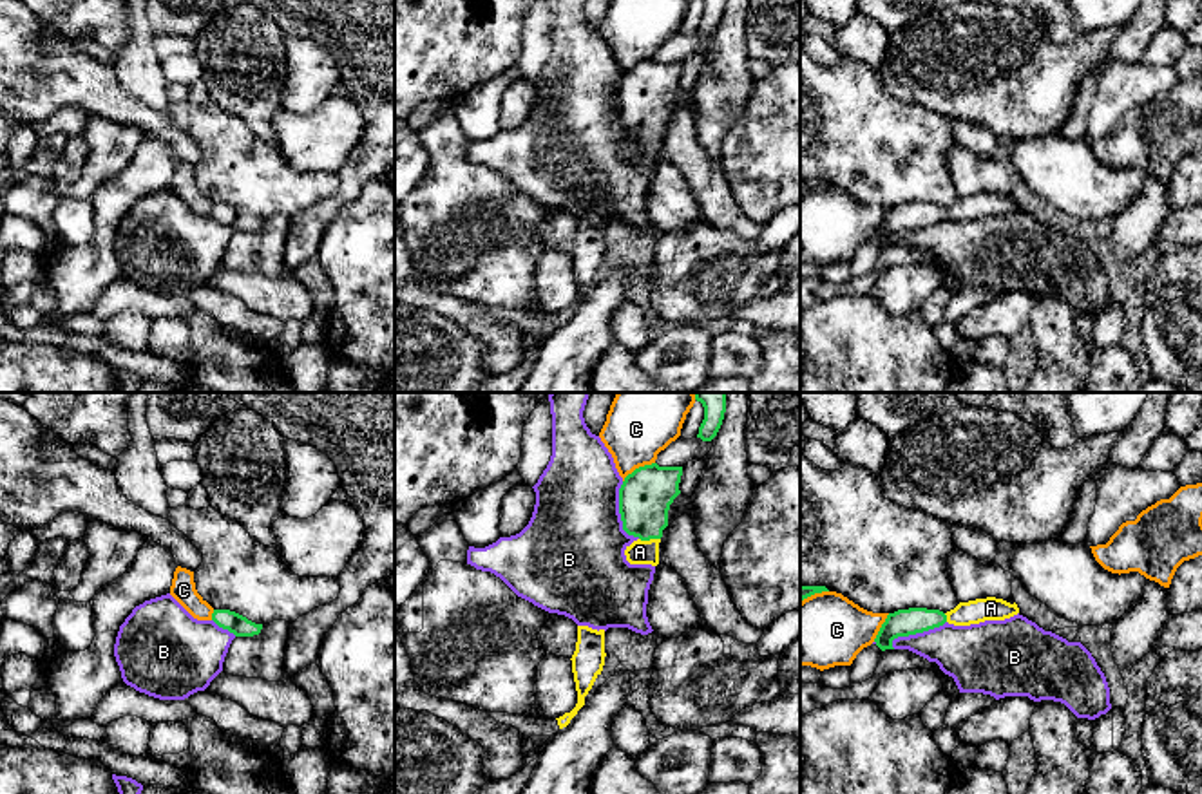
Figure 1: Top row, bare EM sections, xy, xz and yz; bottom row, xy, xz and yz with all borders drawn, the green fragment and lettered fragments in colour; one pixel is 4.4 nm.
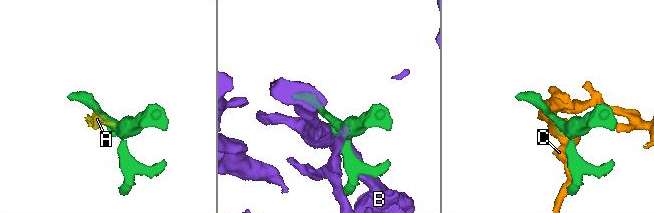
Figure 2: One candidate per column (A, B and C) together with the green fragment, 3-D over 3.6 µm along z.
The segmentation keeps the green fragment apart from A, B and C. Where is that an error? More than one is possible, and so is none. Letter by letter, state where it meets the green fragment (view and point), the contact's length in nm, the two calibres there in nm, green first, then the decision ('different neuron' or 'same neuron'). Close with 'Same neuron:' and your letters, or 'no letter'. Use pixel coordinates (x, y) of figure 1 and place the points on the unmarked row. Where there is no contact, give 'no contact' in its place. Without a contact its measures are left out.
A: xz (650, 132) | 100 nm | 240/110 nm | same neuron
B: xz (620, 107) | 260 nm | 240/460 nm | different neuron
C: xz (639, 62) | 170 nm | 240/280 nm | different neuron
Same neuron: A

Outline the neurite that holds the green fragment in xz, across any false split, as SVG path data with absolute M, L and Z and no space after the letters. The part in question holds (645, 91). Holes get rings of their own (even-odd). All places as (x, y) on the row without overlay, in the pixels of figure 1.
M644 60L628 69L619 83L623 125L635 136L626 141L630 159L659 159L659 137L668 105L681 89L682 61Z

